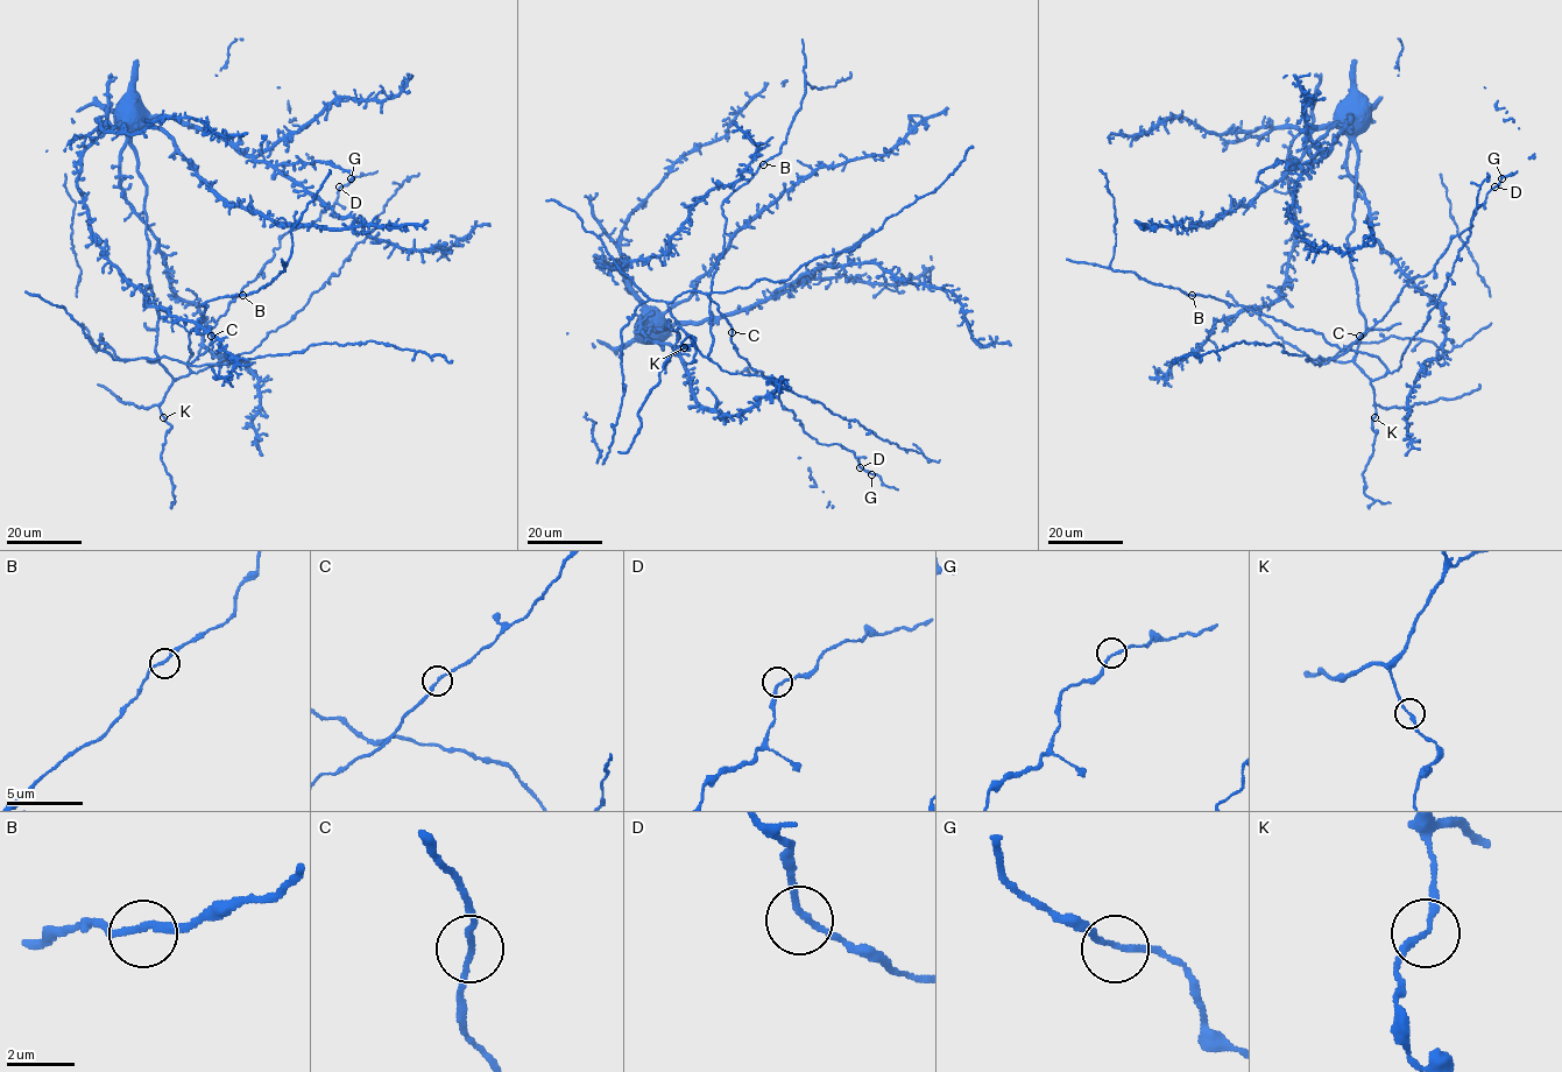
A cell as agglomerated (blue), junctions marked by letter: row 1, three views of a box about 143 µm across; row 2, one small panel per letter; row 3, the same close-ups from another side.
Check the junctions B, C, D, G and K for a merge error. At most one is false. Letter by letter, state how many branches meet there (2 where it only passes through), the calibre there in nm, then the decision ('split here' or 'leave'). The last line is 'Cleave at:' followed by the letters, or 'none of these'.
B: branches 2; calibre 180 nm; leave
C: branches 2; calibre 180 nm; leave
D: branches 2; calibre 160 nm; leave
G: branches 2; calibre 160 nm; leave
K: branches 2; calibre 180 nm; leave
Cleave at: none of these

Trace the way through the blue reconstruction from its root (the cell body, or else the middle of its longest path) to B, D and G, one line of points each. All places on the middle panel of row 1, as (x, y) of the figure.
B: (650, 315), (655, 330), (669, 321), (678, 339), (680, 328), (709, 359), (721, 204), (763, 164)
D: (650, 315), (678, 339), (669, 303), (706, 294), (804, 431), (860, 467)
G: (650, 315), (678, 339), (669, 303), (706, 294), (804, 431), (871, 474)

